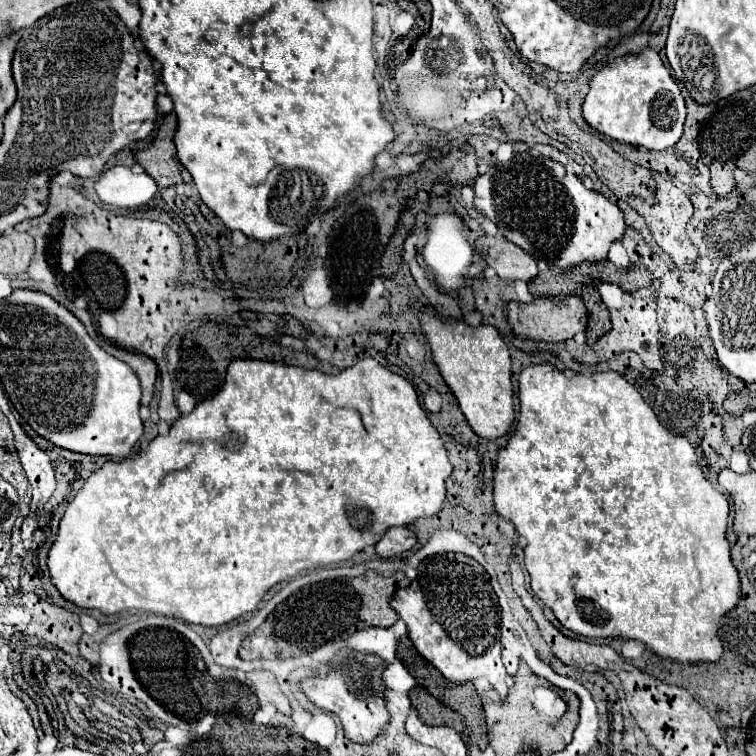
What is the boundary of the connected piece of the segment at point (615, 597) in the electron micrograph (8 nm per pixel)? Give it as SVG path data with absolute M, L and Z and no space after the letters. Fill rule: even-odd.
M550 365L526 367L520 375L520 421L514 427L514 433L504 449L498 453L498 463L494 471L494 505L496 513L512 521L518 533L526 539L524 547L524 565L530 575L530 585L538 599L552 609L554 617L568 631L582 637L622 637L644 643L660 659L672 659L678 663L718 663L724 645L718 637L720 619L732 611L740 601L740 575L730 559L730 543L726 539L728 527L728 499L716 491L710 481L704 477L698 467L696 453L686 437L672 435L664 429L642 399L642 395L630 385L624 377L614 371L598 373L592 377L566 377L562 371Z

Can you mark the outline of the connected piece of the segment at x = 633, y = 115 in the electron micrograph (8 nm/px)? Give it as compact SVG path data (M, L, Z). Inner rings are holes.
M644 49L638 55L618 57L594 75L582 115L590 127L614 141L662 151L674 147L682 137L686 109L680 87L664 67L660 55L654 49Z

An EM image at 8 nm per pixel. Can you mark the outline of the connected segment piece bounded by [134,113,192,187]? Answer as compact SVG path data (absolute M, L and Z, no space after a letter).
M170 113L160 123L158 135L152 141L152 145L134 155L136 161L146 169L146 173L160 187L172 187L178 183L190 183L192 181L190 173L186 171L186 167L176 157L174 133L176 133L176 115Z

